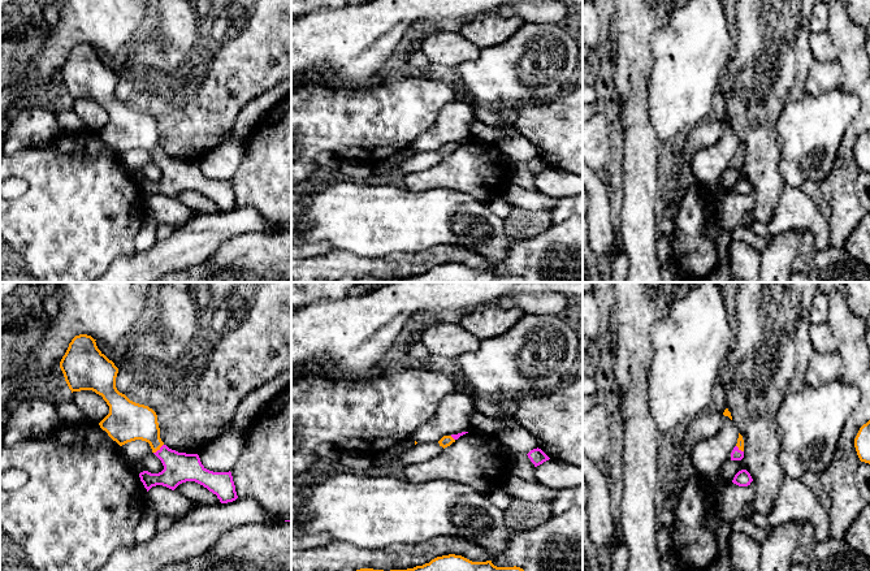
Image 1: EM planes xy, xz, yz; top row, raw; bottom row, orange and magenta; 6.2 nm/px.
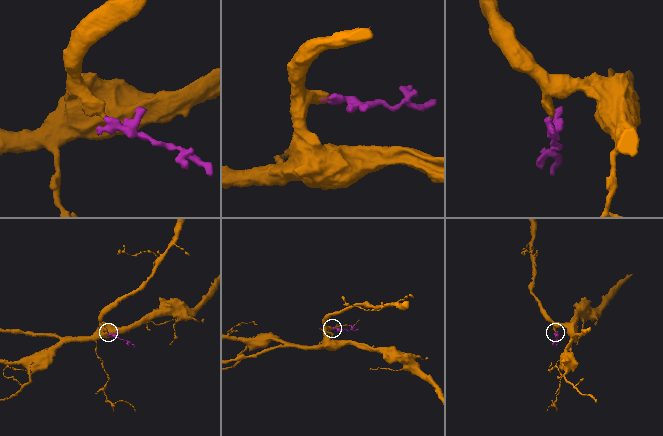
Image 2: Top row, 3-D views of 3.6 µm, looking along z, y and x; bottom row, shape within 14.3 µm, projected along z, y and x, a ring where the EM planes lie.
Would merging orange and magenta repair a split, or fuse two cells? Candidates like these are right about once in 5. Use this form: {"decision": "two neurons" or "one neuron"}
{"decision": "one neuron"}

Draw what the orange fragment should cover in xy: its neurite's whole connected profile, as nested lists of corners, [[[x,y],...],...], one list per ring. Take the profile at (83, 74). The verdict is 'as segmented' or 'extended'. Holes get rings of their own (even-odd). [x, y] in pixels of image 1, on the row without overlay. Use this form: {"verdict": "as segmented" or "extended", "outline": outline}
{"verdict": "extended", "outline": [[[87,43],[75,44],[60,70],[69,98],[73,100],[92,99],[101,104],[109,114],[109,122],[99,131],[100,137],[120,155],[142,148],[150,152],[152,161],[161,169],[164,178],[159,182],[143,179],[139,182],[147,200],[156,194],[174,199],[179,193],[195,190],[217,204],[221,212],[233,211],[238,207],[231,181],[213,181],[207,178],[198,163],[178,161],[169,157],[160,147],[160,137],[156,121],[148,114],[130,109],[116,96],[118,77],[96,55],[96,48]]]}

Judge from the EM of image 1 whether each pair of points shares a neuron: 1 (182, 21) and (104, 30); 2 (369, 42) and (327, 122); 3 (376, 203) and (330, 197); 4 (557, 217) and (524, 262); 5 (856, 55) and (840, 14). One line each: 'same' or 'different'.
1: different
2: different
3: same
4: different
5: same

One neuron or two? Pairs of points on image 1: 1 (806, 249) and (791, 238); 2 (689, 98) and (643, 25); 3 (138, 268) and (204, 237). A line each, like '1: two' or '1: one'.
1: two
2: two
3: one

